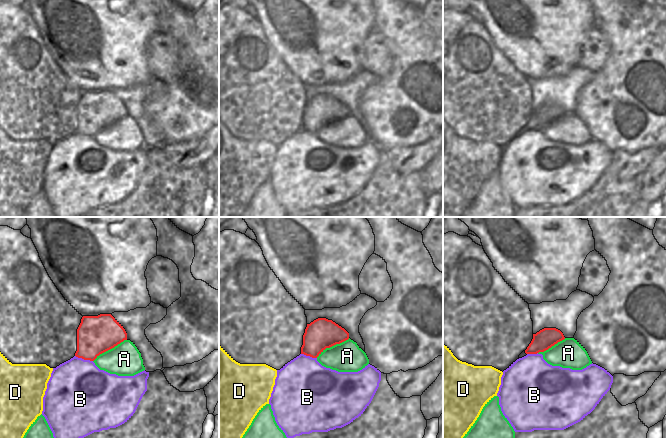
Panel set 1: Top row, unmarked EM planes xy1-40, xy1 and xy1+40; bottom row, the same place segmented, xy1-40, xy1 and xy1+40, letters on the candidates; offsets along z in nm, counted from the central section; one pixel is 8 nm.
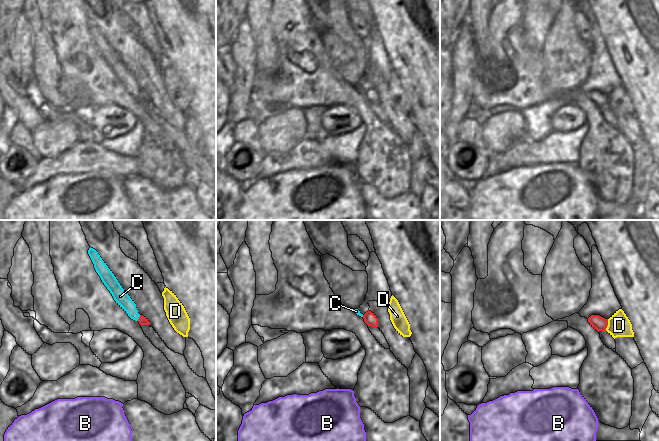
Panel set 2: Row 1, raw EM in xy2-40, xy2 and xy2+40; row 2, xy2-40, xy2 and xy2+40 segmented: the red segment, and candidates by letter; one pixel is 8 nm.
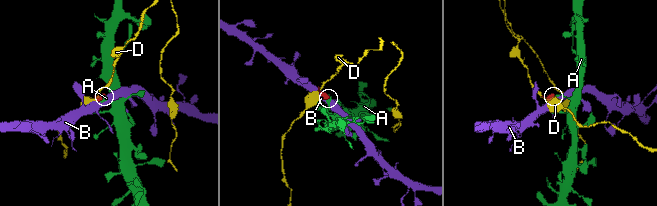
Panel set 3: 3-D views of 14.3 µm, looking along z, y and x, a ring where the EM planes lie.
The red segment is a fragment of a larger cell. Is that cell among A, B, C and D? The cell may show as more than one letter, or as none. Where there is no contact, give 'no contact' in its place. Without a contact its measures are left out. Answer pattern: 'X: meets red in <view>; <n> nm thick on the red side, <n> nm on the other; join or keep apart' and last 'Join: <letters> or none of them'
A: meets red in xy1; 240 nm thick on the red side, 240 nm on the other; keep apart
B: meets red in xy1-40; 300 nm thick on the red side, 480 nm on the other; keep apart
C: meets red in xy2-40; 70 nm thick on the red side, 110 nm on the other; join
D: meets red in xy2+40; 120 nm thick on the red side, 180 nm on the other; keep apart
Join: C

